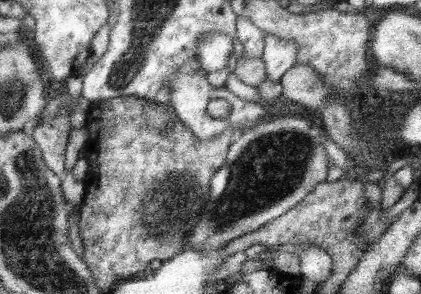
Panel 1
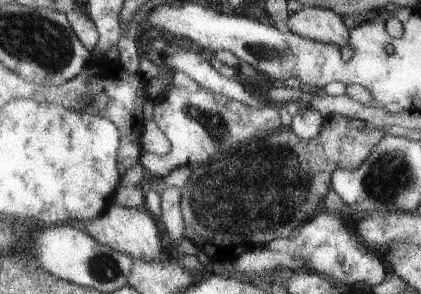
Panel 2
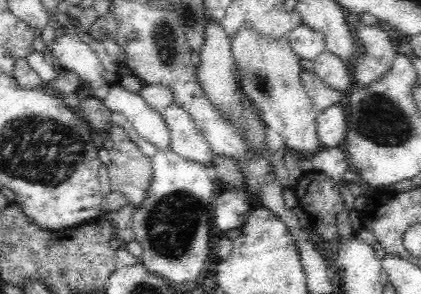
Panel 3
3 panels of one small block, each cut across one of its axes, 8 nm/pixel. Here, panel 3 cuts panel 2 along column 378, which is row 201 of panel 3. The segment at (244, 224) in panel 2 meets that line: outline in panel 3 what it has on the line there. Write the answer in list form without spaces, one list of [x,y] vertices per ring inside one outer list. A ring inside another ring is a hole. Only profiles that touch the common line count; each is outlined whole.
[[[110,126],[110,190],[122,192],[132,208],[140,208],[152,182],[152,164],[122,126]]]

